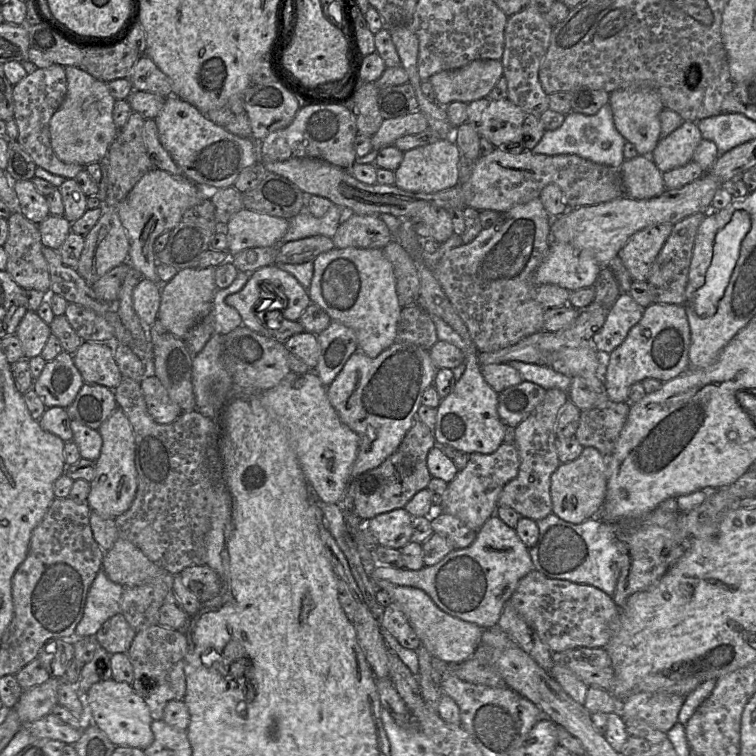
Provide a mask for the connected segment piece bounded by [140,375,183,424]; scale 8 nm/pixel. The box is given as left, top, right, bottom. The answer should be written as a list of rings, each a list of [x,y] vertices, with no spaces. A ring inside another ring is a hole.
[[[146,376],[140,381],[147,410],[159,424],[174,422],[182,413],[180,406],[168,395],[167,390],[155,376]]]

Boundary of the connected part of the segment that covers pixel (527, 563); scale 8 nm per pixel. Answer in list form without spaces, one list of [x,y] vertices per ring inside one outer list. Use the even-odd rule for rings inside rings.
[[[493,515],[479,529],[471,545],[452,550],[438,563],[420,570],[377,565],[372,577],[399,586],[421,589],[445,613],[485,630],[498,627],[505,604],[515,592],[519,581],[533,569],[529,548],[521,541],[515,529]]]

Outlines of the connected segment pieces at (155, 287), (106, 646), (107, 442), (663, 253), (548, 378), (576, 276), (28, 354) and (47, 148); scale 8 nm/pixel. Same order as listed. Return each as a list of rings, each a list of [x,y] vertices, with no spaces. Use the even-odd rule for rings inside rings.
[[[143,278],[133,289],[132,301],[136,314],[146,326],[157,319],[161,300],[161,286]]]
[[[118,613],[103,623],[95,635],[95,640],[110,655],[127,653],[135,633],[124,616]]]
[[[117,407],[97,429],[102,436],[99,458],[95,461],[95,476],[90,483],[87,504],[91,511],[103,518],[113,518],[127,511],[137,491],[135,466],[135,437],[132,425],[125,412]]]
[[[708,212],[696,213],[674,224],[670,236],[651,267],[650,275],[647,280],[653,303],[675,305],[685,303],[685,291],[688,283],[694,242],[698,228],[707,213]]]
[[[511,361],[507,364],[520,373],[523,381],[535,383],[545,390],[559,389],[567,393],[570,388],[571,378],[550,367],[520,361]]]
[[[552,242],[544,262],[532,276],[535,286],[553,284],[570,292],[593,287],[601,265],[590,251],[568,243]]]
[[[28,310],[16,330],[24,358],[31,359],[40,355],[50,335],[50,326],[38,316],[37,312]]]
[[[52,64],[47,68],[38,68],[13,86],[13,118],[18,129],[17,141],[30,155],[36,166],[66,179],[74,179],[84,169],[84,166],[62,162],[52,149],[49,132],[51,117],[63,103],[66,93],[67,77],[65,67]]]

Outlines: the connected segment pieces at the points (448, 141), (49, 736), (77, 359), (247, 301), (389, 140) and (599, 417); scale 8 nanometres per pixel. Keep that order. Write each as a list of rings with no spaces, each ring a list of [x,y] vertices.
[[[453,135],[452,138],[441,138],[434,143],[405,151],[401,164],[394,171],[394,184],[401,189],[420,193],[434,193],[457,186],[460,184],[458,166],[461,155]]]
[[[51,714],[23,727],[27,727],[37,740],[59,740],[73,746],[83,734],[83,729],[73,728]]]
[[[82,342],[73,354],[73,361],[84,383],[114,390],[123,378],[114,357],[113,342]]]
[[[277,265],[264,266],[252,272],[245,286],[239,292],[229,295],[226,298],[226,303],[239,312],[243,322],[242,325],[259,334],[266,334],[265,328],[269,328],[265,321],[266,314],[274,309],[266,309],[266,307],[263,309],[263,306],[267,304],[264,300],[281,294],[285,295],[288,301],[287,306],[281,310],[283,318],[290,321],[299,321],[302,313],[312,303],[308,295],[308,289],[303,287],[293,275]]]
[[[420,110],[384,119],[378,131],[371,136],[372,147],[379,151],[383,147],[393,145],[398,138],[421,133],[427,127],[429,127],[427,119]]]
[[[608,400],[597,408],[581,411],[579,426],[574,437],[586,447],[593,447],[609,457],[627,421],[630,403]]]

